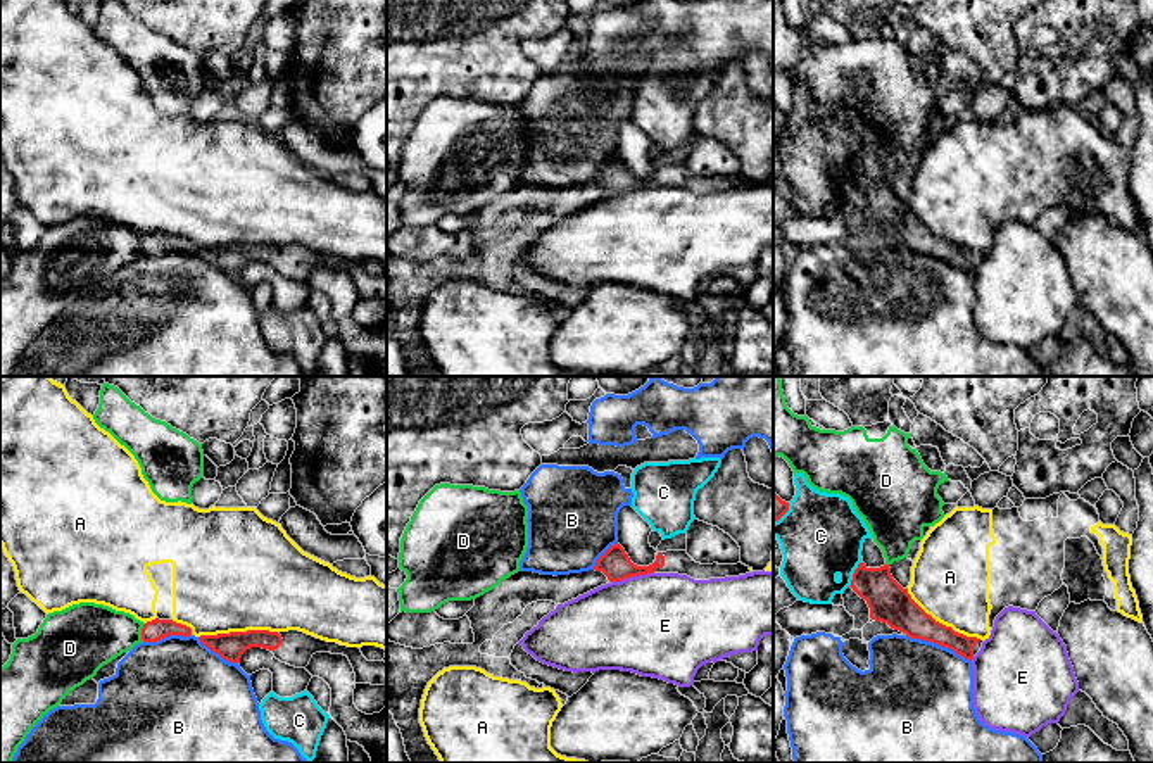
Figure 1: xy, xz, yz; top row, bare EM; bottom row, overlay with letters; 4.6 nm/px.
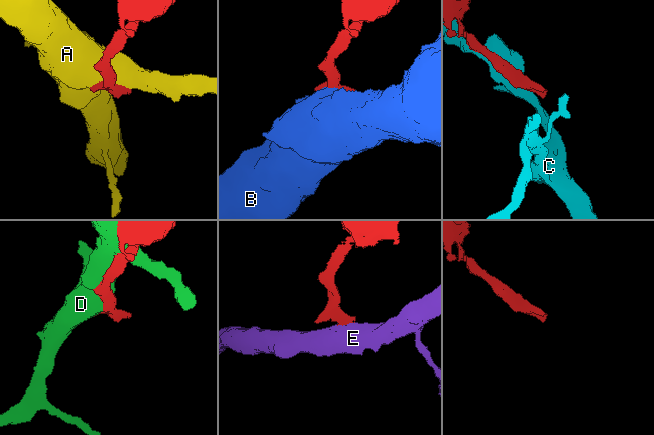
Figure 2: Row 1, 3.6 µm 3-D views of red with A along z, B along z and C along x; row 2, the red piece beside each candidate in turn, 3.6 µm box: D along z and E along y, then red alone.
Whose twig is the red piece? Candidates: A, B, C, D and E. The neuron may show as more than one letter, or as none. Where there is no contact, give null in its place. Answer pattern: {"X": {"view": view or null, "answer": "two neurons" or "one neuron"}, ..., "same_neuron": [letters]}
{"A": {"view": "xy", "answer": "two neurons"}, "B": {"view": "yz", "answer": "two neurons"}, "C": {"view": "yz", "answer": "two neurons"}, "D": {"view": "xy", "answer": "two neurons"}, "E": {"view": "xz", "answer": "two neurons"}, "same_neuron": []}

